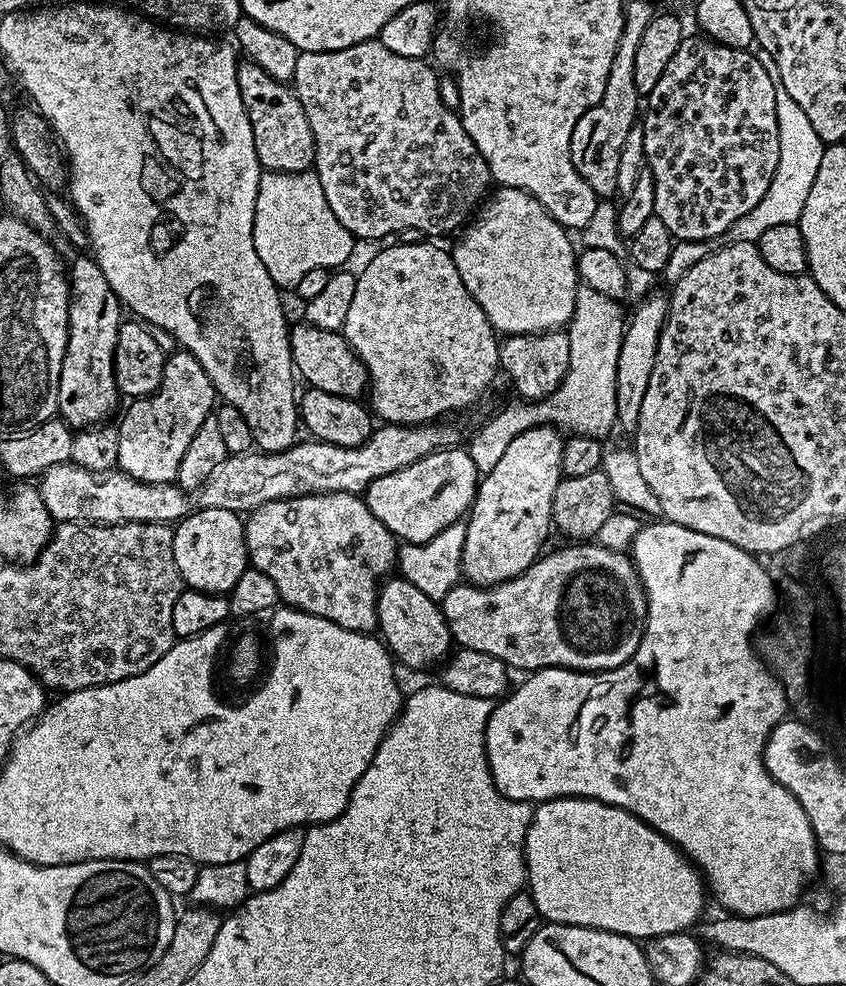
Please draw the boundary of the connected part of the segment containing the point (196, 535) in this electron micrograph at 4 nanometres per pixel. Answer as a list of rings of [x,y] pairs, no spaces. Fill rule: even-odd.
[[[213,508],[193,510],[175,525],[172,545],[181,581],[199,592],[231,593],[234,582],[242,578],[245,568],[250,564],[244,520],[239,512]]]

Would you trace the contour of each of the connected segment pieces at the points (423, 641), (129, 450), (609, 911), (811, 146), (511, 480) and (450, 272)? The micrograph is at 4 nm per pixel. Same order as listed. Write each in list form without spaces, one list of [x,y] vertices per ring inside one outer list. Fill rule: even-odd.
[[[403,578],[392,579],[385,579],[376,594],[379,635],[388,651],[401,665],[404,663],[408,668],[428,668],[436,663],[439,665],[454,648],[452,631],[446,622],[444,611],[437,601],[427,597],[410,581]]]
[[[176,350],[164,361],[162,382],[156,392],[148,396],[133,399],[132,404],[124,412],[124,417],[118,420],[120,433],[118,434],[118,468],[130,478],[147,484],[170,484],[178,474],[178,466],[182,466],[182,454],[186,454],[194,434],[198,434],[198,426],[206,422],[208,416],[213,415],[218,404],[216,388],[210,382],[202,362],[194,358],[192,352]]]
[[[563,796],[560,800],[546,800],[537,803],[532,813],[532,824],[524,839],[524,864],[528,867],[527,891],[531,892],[534,906],[538,906],[541,917],[549,924],[577,924],[578,926],[631,936],[637,942],[647,942],[653,936],[674,934],[691,929],[693,927],[691,924],[704,912],[706,885],[700,874],[700,869],[676,845],[671,844],[661,832],[654,830],[634,814],[630,814],[618,806],[610,806],[597,800],[584,800],[580,796]]]
[[[783,90],[776,93],[776,109],[778,110],[778,138],[780,139],[780,153],[778,166],[774,170],[774,178],[770,182],[770,190],[766,190],[766,198],[750,210],[726,234],[732,242],[746,242],[751,244],[762,238],[766,230],[773,226],[786,226],[799,221],[802,206],[806,206],[806,198],[810,195],[810,186],[814,186],[814,177],[818,175],[818,166],[822,166],[822,154],[825,150],[824,141],[818,138],[818,130],[806,118],[802,106],[790,98]]]
[[[547,424],[522,431],[506,447],[502,458],[481,479],[476,489],[476,500],[472,503],[470,515],[465,523],[465,546],[462,547],[460,571],[463,579],[470,584],[478,584],[481,588],[490,588],[521,576],[525,570],[541,555],[540,547],[553,531],[552,503],[554,490],[558,490],[558,482],[564,476],[562,470],[562,446],[565,437],[554,427]]]
[[[395,242],[389,243],[387,246],[389,248],[384,248],[380,253],[377,254],[376,257],[373,258],[372,261],[369,262],[368,265],[365,266],[364,269],[359,269],[358,275],[356,277],[356,285],[354,286],[354,298],[350,301],[350,310],[346,313],[346,322],[344,323],[342,329],[342,335],[348,340],[348,345],[350,345],[353,350],[356,352],[356,357],[360,359],[364,363],[366,367],[368,367],[368,383],[370,385],[370,396],[372,392],[372,404],[370,403],[370,408],[373,413],[383,423],[386,424],[430,424],[436,421],[439,421],[441,418],[447,417],[444,416],[447,412],[460,412],[463,408],[468,408],[471,404],[476,404],[480,399],[483,398],[484,395],[488,392],[488,387],[492,384],[492,379],[495,378],[496,372],[498,376],[498,369],[500,368],[500,346],[498,343],[498,333],[495,328],[492,327],[492,323],[488,320],[488,316],[482,310],[482,306],[475,298],[470,294],[470,290],[466,290],[466,286],[462,282],[462,278],[458,274],[458,266],[452,260],[451,251],[445,250],[443,252],[442,249],[439,248],[439,243],[436,242],[423,242],[421,244],[397,244]]]

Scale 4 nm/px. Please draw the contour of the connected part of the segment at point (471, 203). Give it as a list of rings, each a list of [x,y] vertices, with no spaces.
[[[379,39],[363,40],[361,44],[333,52],[301,52],[298,58],[298,66],[294,70],[291,83],[294,85],[296,97],[302,102],[302,110],[306,110],[306,118],[314,134],[316,147],[314,171],[322,182],[322,191],[326,193],[326,202],[330,202],[330,210],[334,210],[334,218],[338,218],[338,222],[342,222],[342,226],[346,226],[346,230],[350,230],[350,234],[357,241],[384,239],[387,241],[395,237],[397,232],[409,229],[422,230],[428,238],[440,238],[436,236],[444,236],[447,232],[454,231],[460,223],[463,225],[477,211],[478,205],[489,191],[488,164],[482,158],[470,134],[466,134],[459,115],[444,105],[444,96],[440,93],[440,80],[436,77],[435,70],[426,63],[423,59],[406,58],[386,50],[386,46],[382,46]]]

